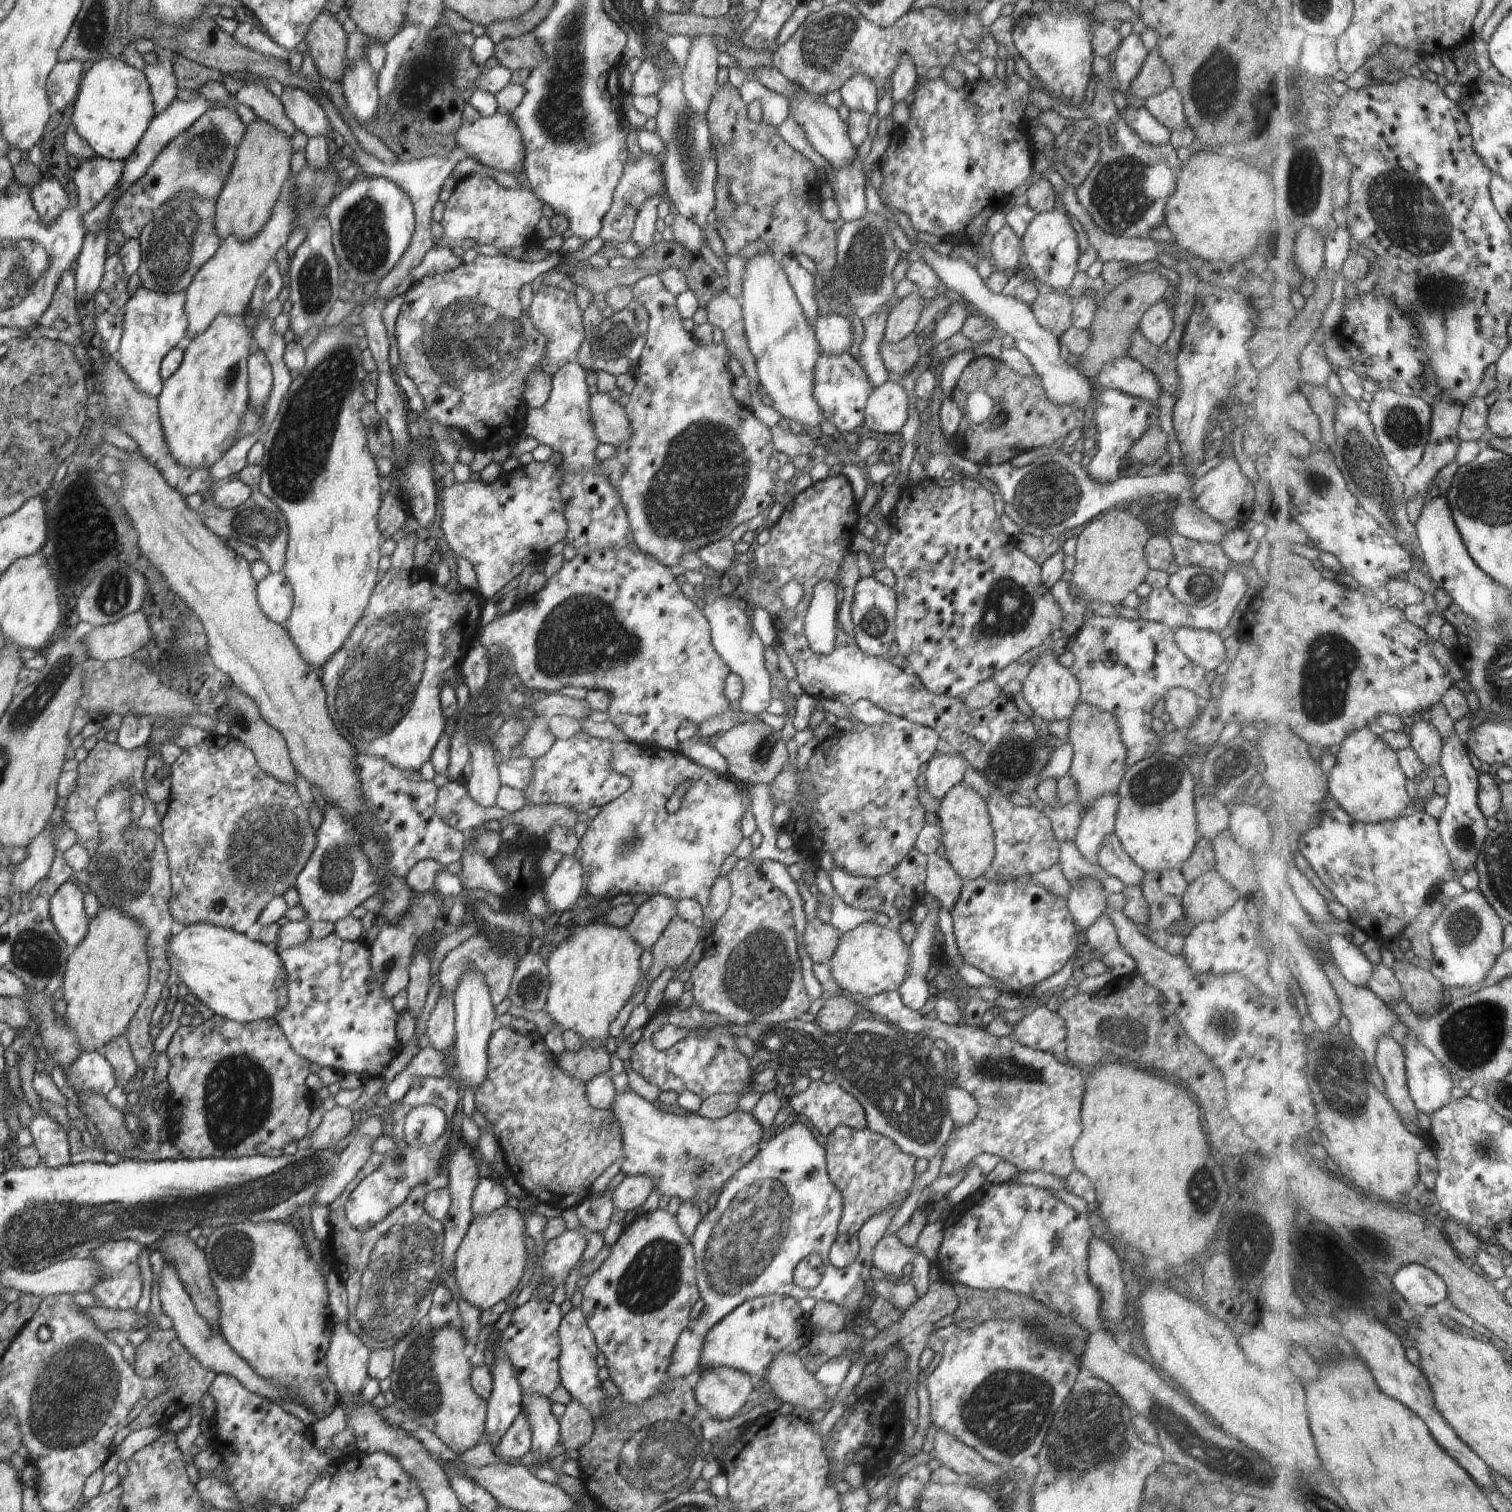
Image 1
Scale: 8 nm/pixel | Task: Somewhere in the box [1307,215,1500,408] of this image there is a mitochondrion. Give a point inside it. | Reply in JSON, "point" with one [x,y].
{"point":[1430,292]}

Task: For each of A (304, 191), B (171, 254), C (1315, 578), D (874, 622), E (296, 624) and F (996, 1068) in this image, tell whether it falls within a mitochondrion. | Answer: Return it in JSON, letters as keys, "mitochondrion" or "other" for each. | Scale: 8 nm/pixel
{"A":"mitochondrion","B":"mitochondrion","C":"other","D":"mitochondrion","E":"other","F":"mitochondrion"}

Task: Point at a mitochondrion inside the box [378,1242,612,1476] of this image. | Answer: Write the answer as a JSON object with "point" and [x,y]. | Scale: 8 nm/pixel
{"point":[419,1391]}

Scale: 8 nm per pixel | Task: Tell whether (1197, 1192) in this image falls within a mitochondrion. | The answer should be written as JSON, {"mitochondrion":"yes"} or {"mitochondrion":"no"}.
{"mitochondrion":"yes"}

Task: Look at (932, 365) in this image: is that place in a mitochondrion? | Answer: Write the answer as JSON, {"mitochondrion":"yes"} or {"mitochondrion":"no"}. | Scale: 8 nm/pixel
{"mitochondrion":"no"}

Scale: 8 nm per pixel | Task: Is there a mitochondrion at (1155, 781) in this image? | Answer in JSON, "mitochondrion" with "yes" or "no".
{"mitochondrion":"yes"}

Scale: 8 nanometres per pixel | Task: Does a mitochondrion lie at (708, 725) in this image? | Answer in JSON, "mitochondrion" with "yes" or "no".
{"mitochondrion":"no"}

